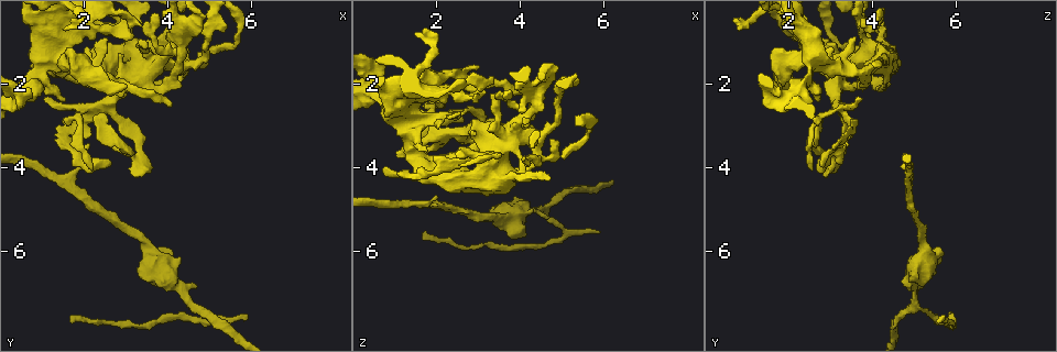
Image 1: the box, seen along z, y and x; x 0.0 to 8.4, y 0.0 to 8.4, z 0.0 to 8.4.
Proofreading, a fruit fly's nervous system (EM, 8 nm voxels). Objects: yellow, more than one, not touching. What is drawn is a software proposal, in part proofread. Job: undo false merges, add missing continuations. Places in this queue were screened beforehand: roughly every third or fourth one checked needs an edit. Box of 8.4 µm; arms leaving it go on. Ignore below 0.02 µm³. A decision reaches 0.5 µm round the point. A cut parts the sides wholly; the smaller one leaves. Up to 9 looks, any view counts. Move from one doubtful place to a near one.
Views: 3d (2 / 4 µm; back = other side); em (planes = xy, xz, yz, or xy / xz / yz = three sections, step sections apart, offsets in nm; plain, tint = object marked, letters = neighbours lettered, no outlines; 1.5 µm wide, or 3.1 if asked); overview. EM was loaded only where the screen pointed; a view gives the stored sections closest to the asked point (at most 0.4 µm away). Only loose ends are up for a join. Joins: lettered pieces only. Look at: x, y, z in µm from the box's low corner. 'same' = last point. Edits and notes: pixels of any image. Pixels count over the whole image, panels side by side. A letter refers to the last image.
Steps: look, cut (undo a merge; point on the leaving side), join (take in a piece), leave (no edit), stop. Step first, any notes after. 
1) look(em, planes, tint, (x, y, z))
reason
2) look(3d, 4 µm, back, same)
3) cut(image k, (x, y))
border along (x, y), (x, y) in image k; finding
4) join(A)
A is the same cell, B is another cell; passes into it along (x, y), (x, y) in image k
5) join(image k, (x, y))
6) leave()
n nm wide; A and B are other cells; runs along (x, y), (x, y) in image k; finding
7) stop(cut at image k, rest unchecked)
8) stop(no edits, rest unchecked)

look(em, planes, letters, (5.85, 7.55, 5.55))
tapers out

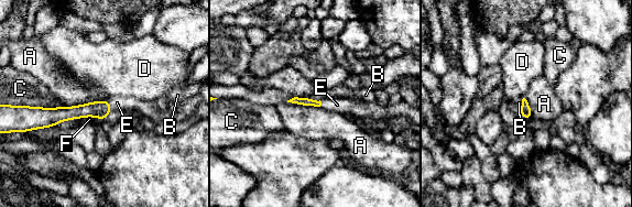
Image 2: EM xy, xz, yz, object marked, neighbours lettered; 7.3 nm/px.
join(E)
E is the same cell, A, B, C, D and F are other cells; passes into it along (99, 109), (109, 105), (117, 102) in image 2; it goes on there

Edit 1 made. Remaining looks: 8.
look(overview)

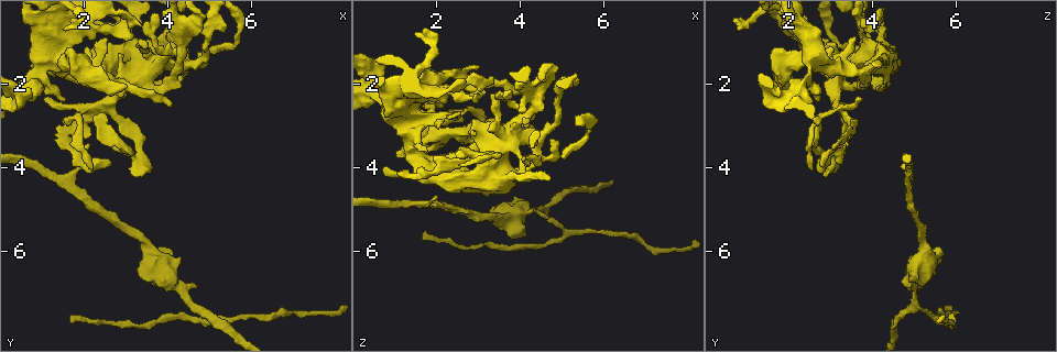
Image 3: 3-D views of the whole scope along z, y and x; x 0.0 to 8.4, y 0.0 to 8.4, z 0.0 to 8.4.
look(em, xy, step 4, tint, (1.40, 1.65, 3.40))
abrupt turn

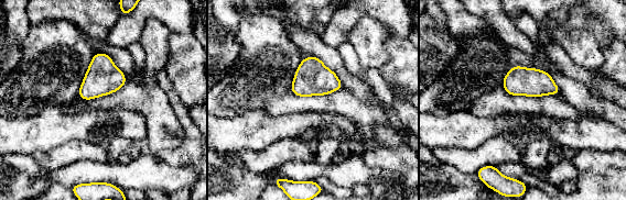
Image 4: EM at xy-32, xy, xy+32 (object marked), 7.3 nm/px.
look(em, planes, letters, same)

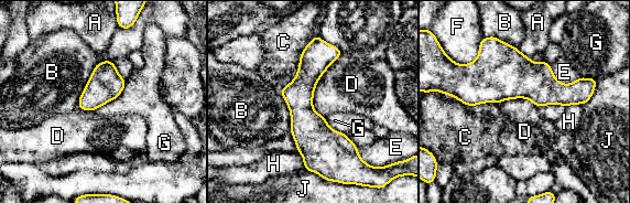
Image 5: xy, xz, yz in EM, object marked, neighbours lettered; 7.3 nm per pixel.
leave()
A, B, C, D, E, F, G, H and J are other cells; runs along (319, 42), (304, 83), (317, 170) in image 5; all the same cell

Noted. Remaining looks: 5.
look(3d, 4 µm, (1.45, 0.75, 0.80))
tapers out

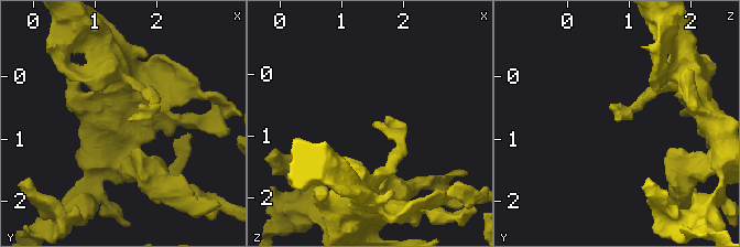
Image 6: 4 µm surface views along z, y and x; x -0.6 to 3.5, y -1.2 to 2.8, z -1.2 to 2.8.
look(em, planes, letters, (1.50, 0.70, 0.80))
shape alone is not enough

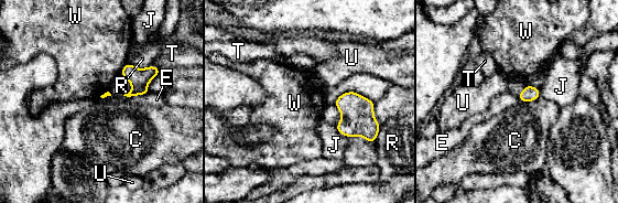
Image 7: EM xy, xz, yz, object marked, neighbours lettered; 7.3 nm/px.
leave()
C, E, J, R, T, U and W are other cells; border along (127, 62), (119, 74) in image 7; none of them fits

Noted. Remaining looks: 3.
look(em, yz, step 4, tint, (4.05, 2.50, 2.25))
long arm stops here

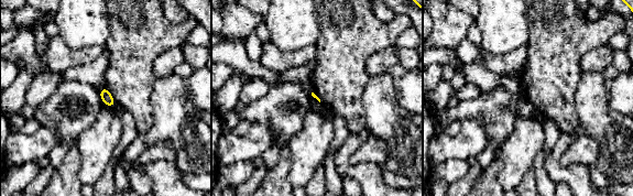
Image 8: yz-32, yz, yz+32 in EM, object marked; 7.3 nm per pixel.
look(em, planes, letters, same)
another direction

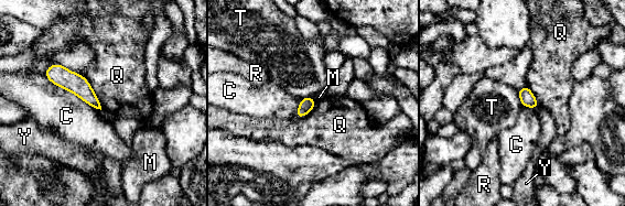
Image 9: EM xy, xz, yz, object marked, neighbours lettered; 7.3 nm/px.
leave()
100 nm wide; C, M, Q, R, T and Y are other cells; border along (82, 75), (89, 84), (101, 109) in image 9; no lettered piece goes on from it

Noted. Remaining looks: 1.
stop(join at image 2, rest unchecked)

